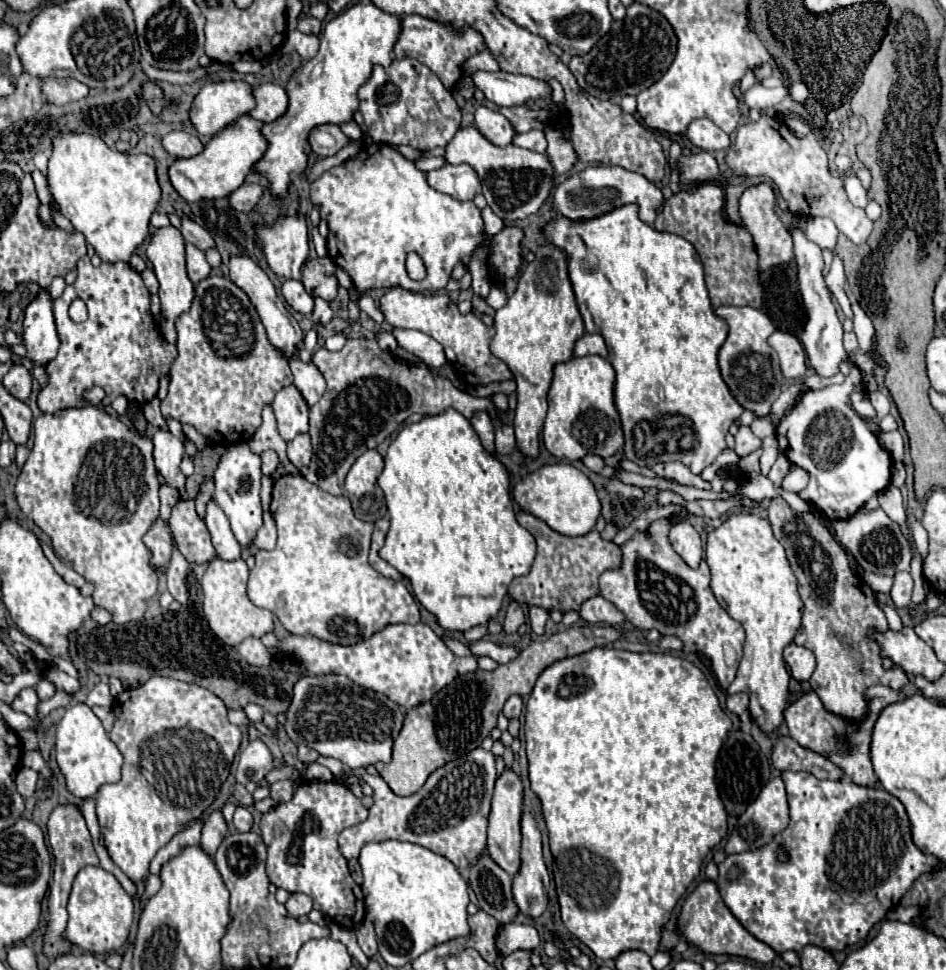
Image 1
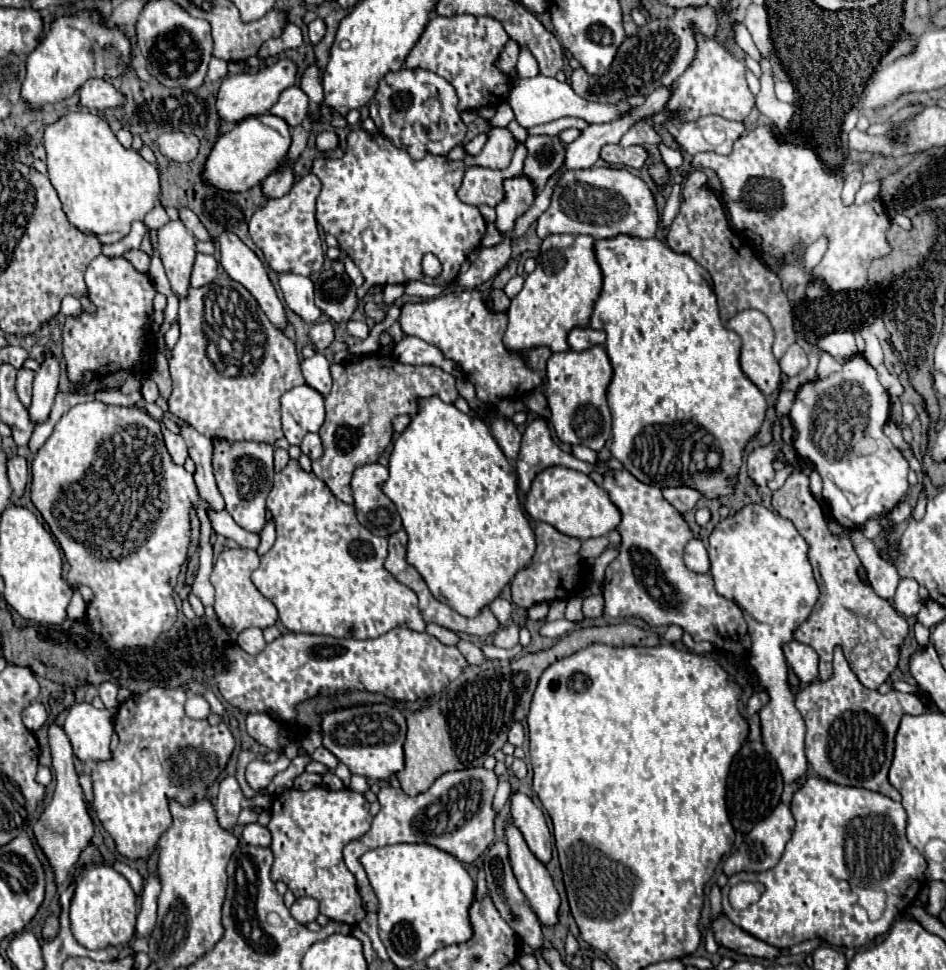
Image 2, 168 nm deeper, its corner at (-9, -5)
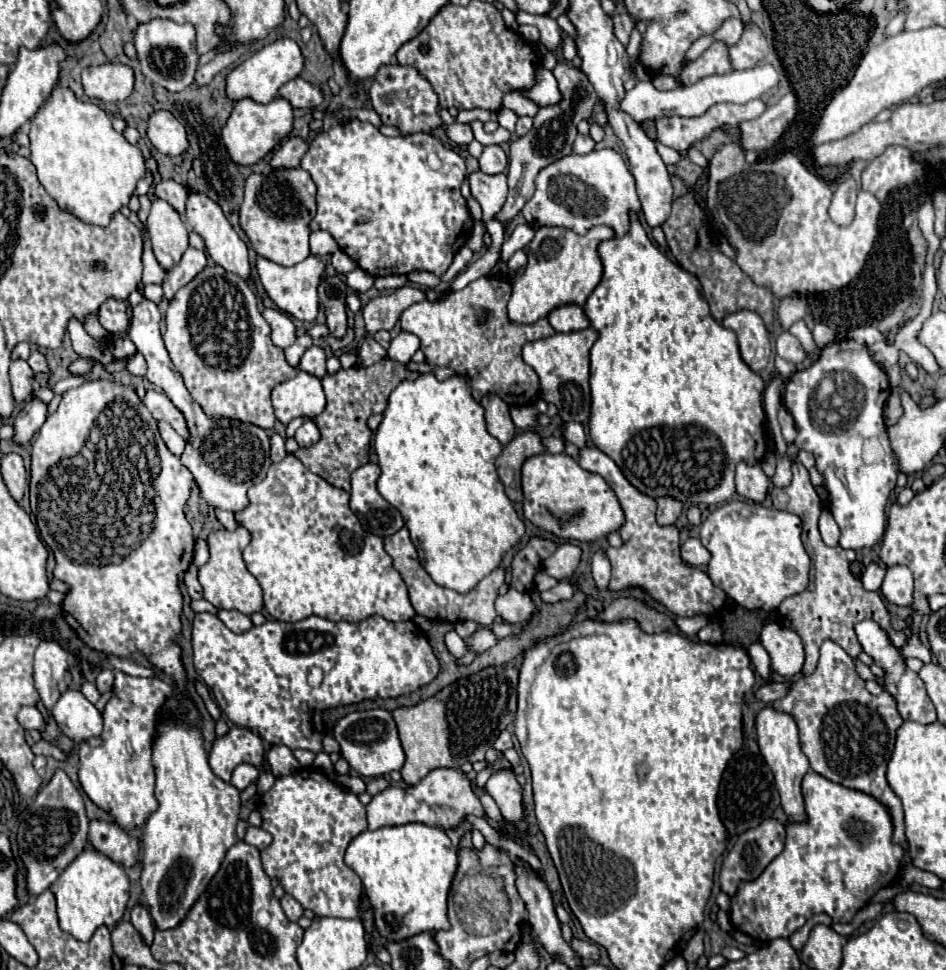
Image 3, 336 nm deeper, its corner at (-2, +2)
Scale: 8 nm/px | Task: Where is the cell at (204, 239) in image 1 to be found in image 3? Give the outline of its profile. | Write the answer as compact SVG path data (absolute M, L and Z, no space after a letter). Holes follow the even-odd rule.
M163 180L155 186L155 194L169 202L181 216L185 216L185 204L187 204L187 198L189 198L189 190L183 188L181 184L173 182L173 180Z

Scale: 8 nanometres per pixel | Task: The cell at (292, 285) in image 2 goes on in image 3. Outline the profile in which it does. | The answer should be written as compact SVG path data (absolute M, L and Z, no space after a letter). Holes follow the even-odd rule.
M309 256L307 260L285 268L285 266L279 266L267 258L259 258L257 260L257 272L259 272L259 278L261 278L267 294L279 306L279 310L283 310L283 312L287 312L293 318L303 320L303 322L315 320L317 310L319 310L317 286L319 286L319 276L323 274L323 262L321 260L317 260L315 256Z

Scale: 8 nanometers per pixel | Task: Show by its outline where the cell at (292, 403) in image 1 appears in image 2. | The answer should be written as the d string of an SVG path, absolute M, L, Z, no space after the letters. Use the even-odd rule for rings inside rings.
M298 385L282 395L282 429L290 445L300 445L306 433L318 431L324 417L324 397L310 385Z

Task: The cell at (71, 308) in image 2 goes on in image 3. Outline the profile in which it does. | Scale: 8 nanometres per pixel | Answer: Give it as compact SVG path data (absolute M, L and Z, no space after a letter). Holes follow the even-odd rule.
M69 318L69 336L71 336L71 342L73 342L73 350L79 354L79 356L89 356L89 358L95 358L99 360L101 364L107 364L113 360L113 354L101 346L97 340L93 340L85 330L83 330L83 324L77 320L77 318Z

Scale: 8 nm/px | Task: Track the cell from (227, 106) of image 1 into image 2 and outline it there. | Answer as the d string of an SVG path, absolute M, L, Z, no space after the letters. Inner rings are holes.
M278 59L276 63L266 65L264 69L256 71L256 73L240 73L240 75L226 77L220 85L220 93L218 93L218 99L216 99L220 119L228 121L228 123L236 123L236 121L242 121L250 115L268 113L270 107L278 101L280 93L284 89L288 89L290 85L294 85L296 73L298 73L298 69L296 69L294 61Z

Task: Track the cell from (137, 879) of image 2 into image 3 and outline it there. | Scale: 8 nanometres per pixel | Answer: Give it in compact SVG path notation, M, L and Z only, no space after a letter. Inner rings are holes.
M141 898L131 908L131 924L145 936L145 942L150 947L153 944L155 930L153 930L153 924L151 924L151 916L149 916L149 912L147 912L147 908L145 908Z

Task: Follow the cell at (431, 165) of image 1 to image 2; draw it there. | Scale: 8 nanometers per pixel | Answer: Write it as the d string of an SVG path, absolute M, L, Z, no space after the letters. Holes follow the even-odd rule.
M490 129L488 131L488 141L479 155L467 155L463 161L466 167L468 166L482 166L488 169L506 169L512 161L514 149L516 149L516 141L510 135L508 129Z

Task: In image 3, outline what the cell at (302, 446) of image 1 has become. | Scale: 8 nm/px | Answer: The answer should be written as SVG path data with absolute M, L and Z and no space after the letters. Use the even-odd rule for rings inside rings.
M313 420L305 422L305 424L295 432L295 440L297 440L297 444L299 444L301 448L311 448L311 446L319 440L319 430L317 430L315 422L313 422Z

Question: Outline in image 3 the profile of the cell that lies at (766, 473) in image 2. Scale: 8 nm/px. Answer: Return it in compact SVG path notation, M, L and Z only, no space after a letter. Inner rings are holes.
M747 462L737 464L735 482L737 482L737 494L741 494L751 502L763 502L771 484L771 480L767 478L767 474L759 464L751 466Z

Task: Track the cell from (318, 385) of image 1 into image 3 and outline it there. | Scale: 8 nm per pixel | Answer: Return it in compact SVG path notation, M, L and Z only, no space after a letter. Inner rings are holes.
M311 346L303 356L301 356L301 362L299 362L299 370L307 372L307 374L313 374L317 378L323 378L325 376L325 352L323 348L319 346Z

